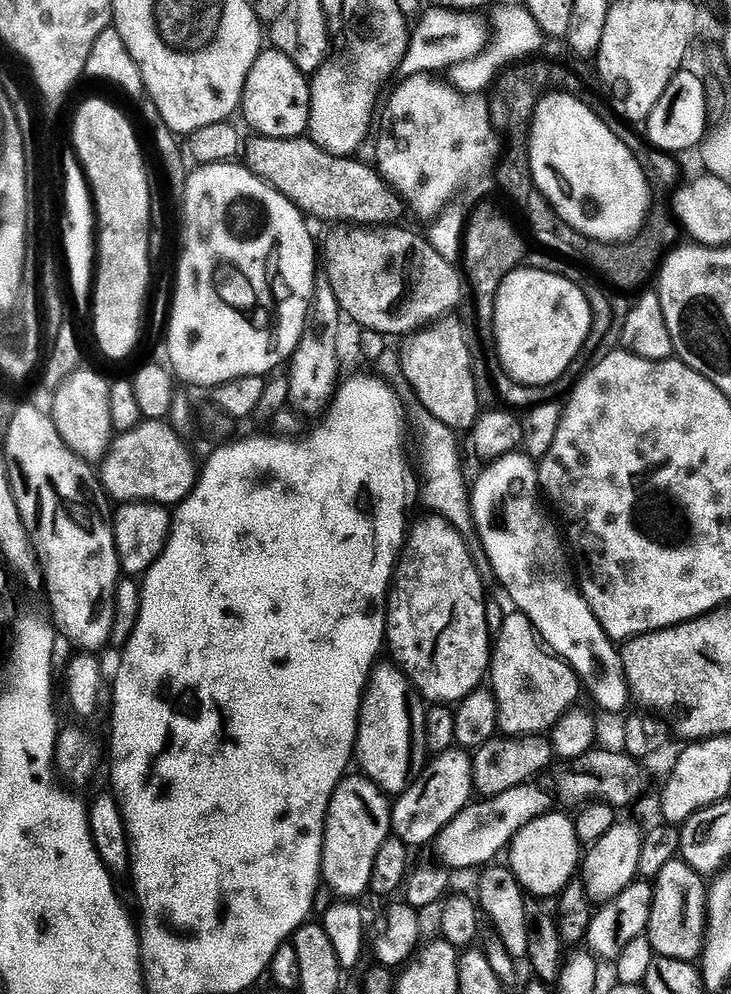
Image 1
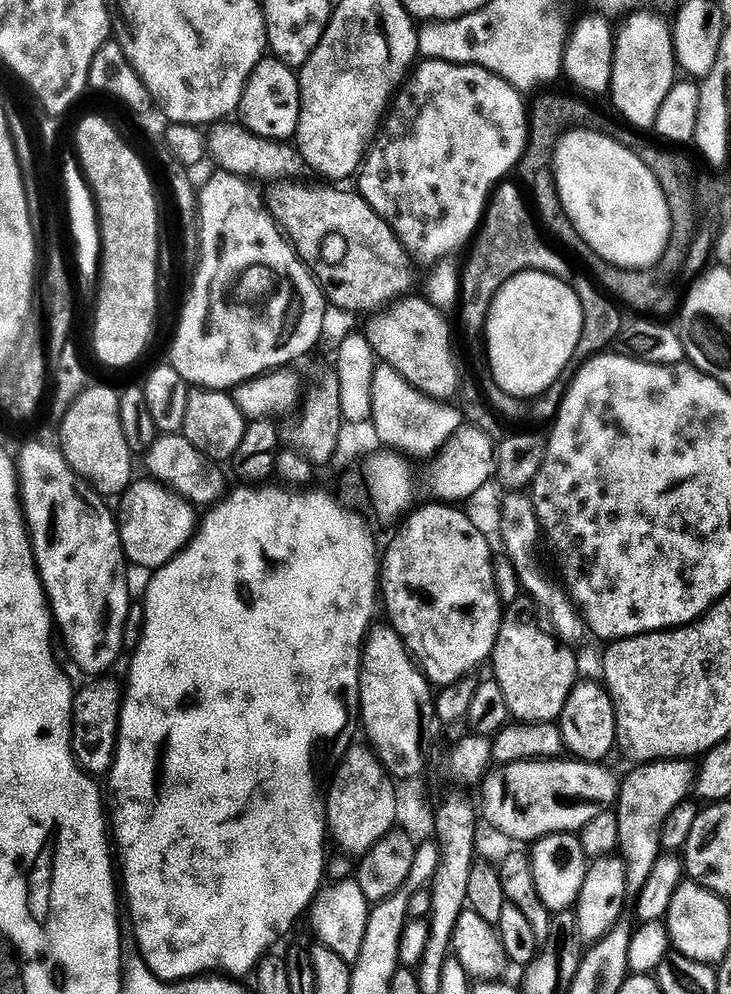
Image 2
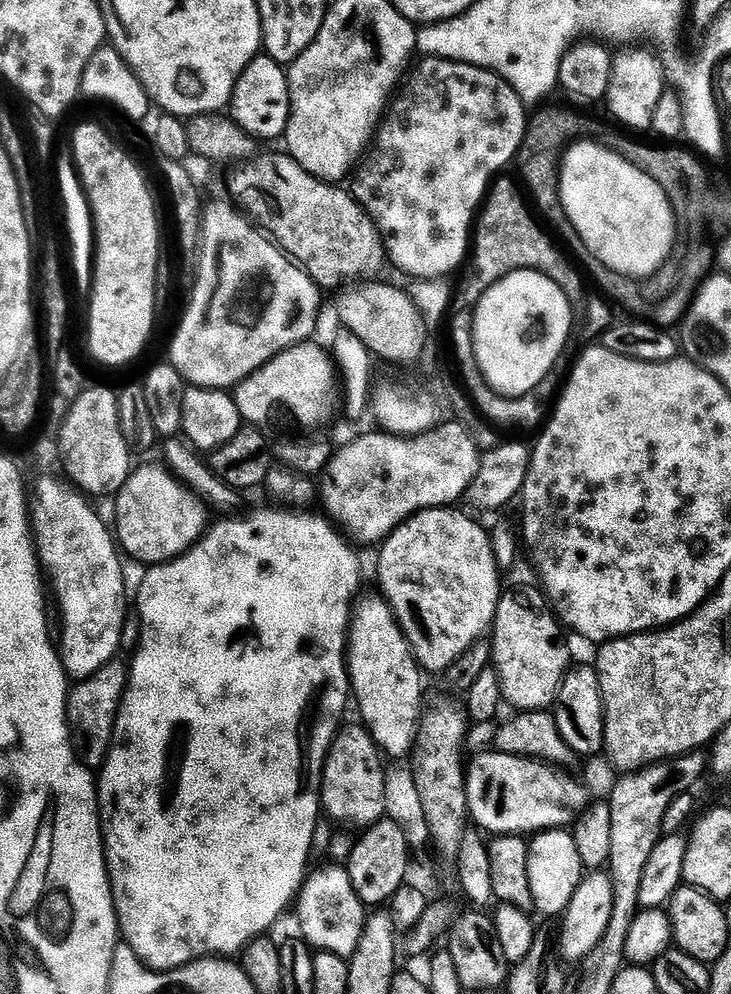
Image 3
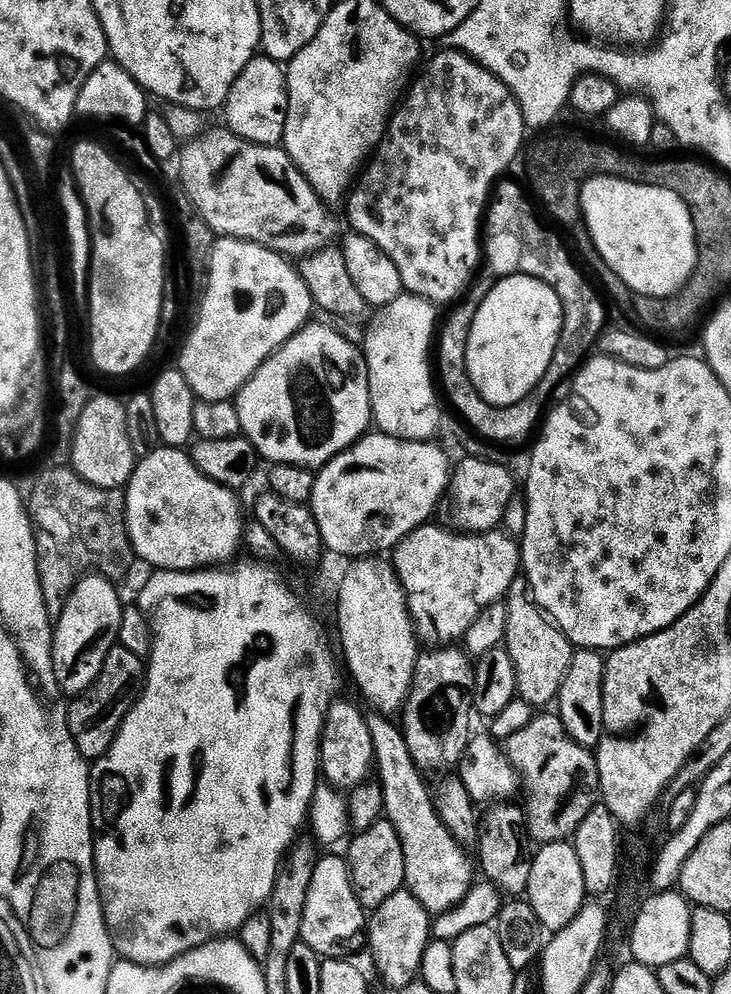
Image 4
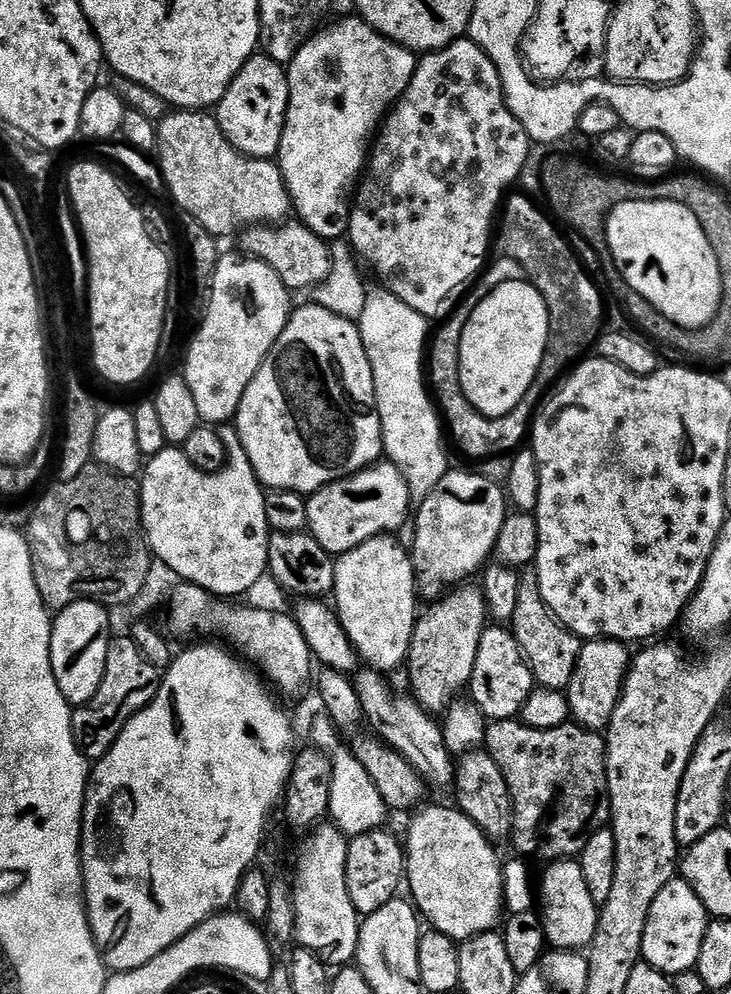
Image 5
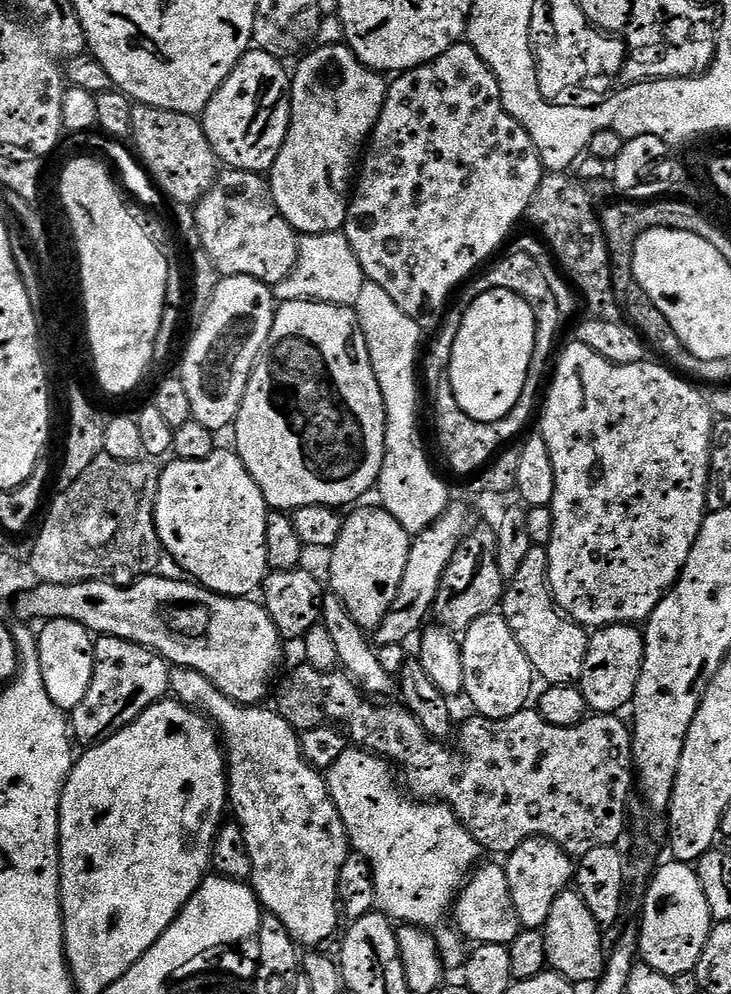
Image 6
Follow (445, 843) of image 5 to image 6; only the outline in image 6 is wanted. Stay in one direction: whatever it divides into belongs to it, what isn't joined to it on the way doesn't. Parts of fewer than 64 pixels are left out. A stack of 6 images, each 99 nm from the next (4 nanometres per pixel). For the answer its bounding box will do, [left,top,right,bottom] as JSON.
[455,864,522,945]

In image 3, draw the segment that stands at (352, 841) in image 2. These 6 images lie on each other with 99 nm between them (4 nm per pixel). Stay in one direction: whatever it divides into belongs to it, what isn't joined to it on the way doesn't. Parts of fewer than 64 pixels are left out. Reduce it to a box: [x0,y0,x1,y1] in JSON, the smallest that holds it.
[320,723,386,826]

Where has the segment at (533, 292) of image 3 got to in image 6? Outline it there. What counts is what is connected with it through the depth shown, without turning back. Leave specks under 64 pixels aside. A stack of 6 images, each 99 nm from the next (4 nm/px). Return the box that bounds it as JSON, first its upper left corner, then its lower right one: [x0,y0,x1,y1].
[450,288,536,415]

